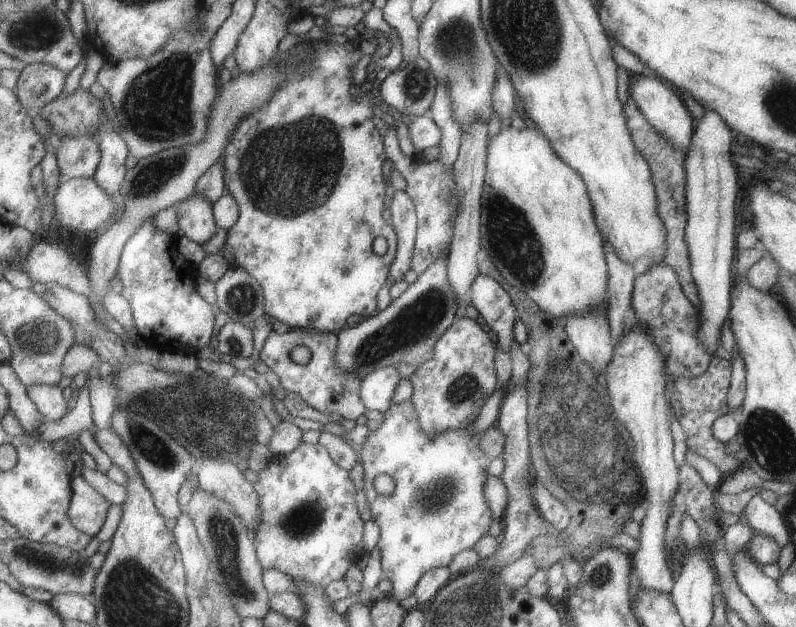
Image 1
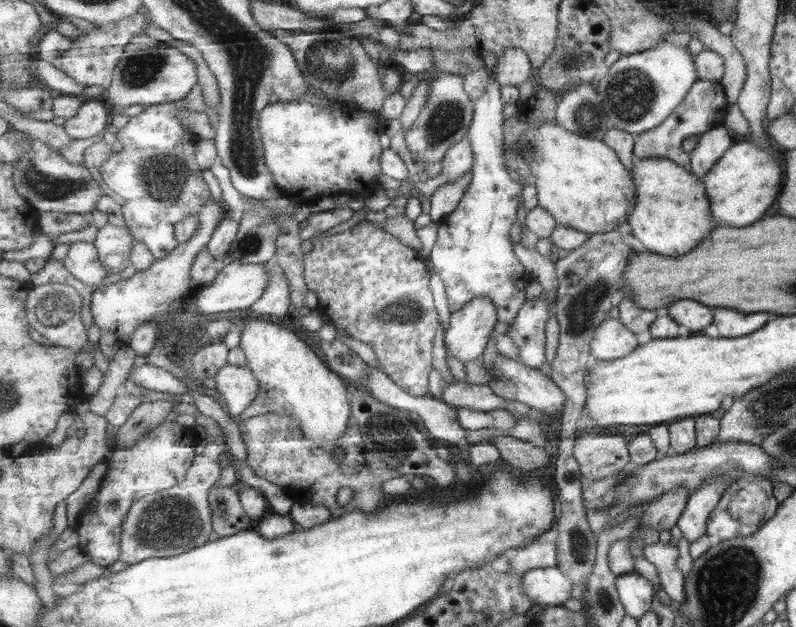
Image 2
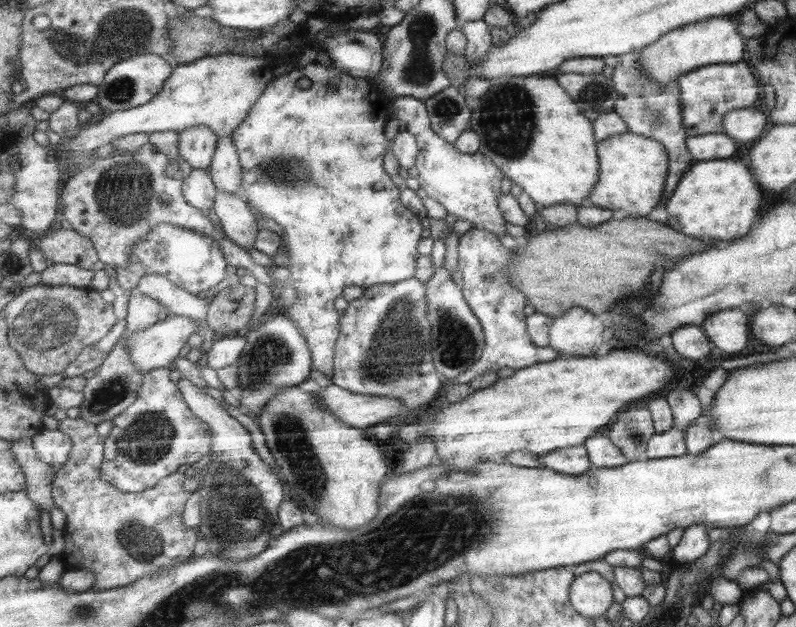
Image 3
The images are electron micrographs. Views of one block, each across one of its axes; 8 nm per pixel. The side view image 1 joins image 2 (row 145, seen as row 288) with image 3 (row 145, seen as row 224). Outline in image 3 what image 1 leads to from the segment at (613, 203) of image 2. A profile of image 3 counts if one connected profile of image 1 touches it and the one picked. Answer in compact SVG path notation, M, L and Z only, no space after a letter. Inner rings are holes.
M509 77L505 84L493 86L489 94L481 97L479 108L472 112L471 122L471 129L478 132L482 140L480 152L491 158L503 170L506 178L525 190L539 206L579 206L586 203L586 199L592 194L600 174L592 121L580 111L577 101L555 78Z

